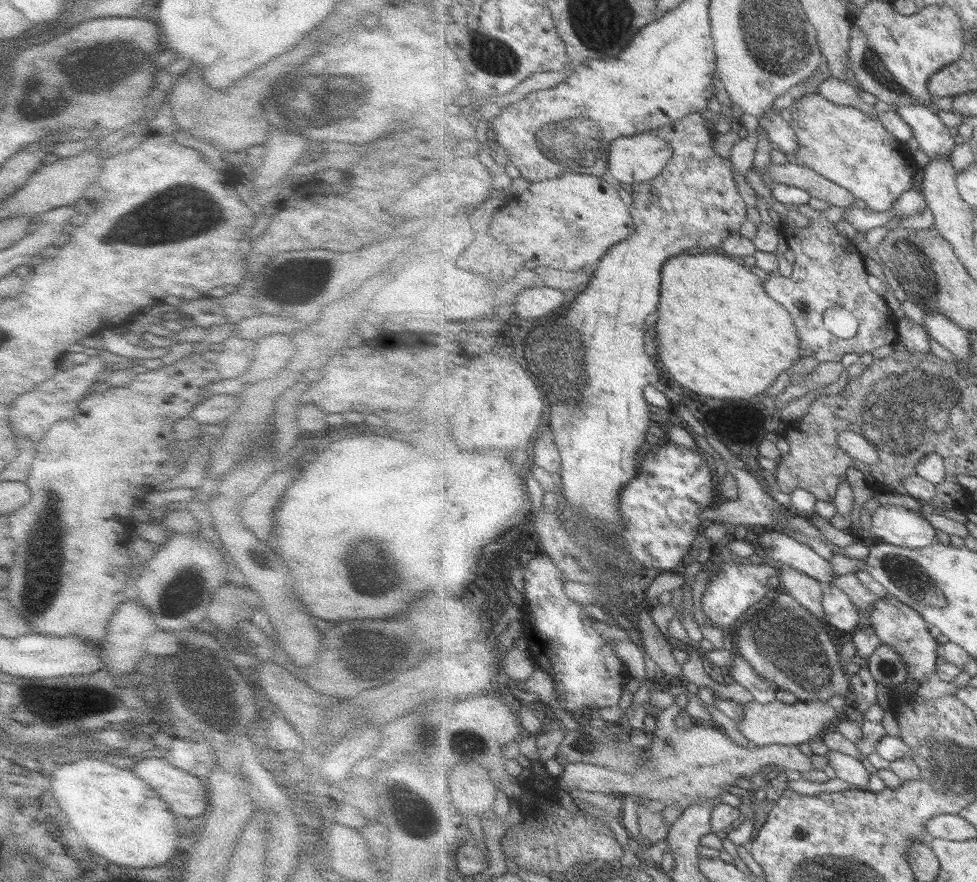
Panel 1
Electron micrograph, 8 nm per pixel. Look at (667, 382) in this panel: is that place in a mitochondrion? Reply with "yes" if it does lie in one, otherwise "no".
no

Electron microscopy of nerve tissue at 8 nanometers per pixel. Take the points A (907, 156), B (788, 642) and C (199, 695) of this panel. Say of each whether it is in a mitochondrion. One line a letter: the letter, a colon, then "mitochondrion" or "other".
A: other
B: mitochondrion
C: mitochondrion

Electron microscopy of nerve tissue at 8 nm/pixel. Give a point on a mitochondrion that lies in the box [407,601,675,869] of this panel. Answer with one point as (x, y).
(590, 748)

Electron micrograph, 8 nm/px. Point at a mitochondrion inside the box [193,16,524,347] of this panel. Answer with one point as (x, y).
(493, 55)

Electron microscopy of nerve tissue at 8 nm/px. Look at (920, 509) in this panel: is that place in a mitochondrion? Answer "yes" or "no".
no

